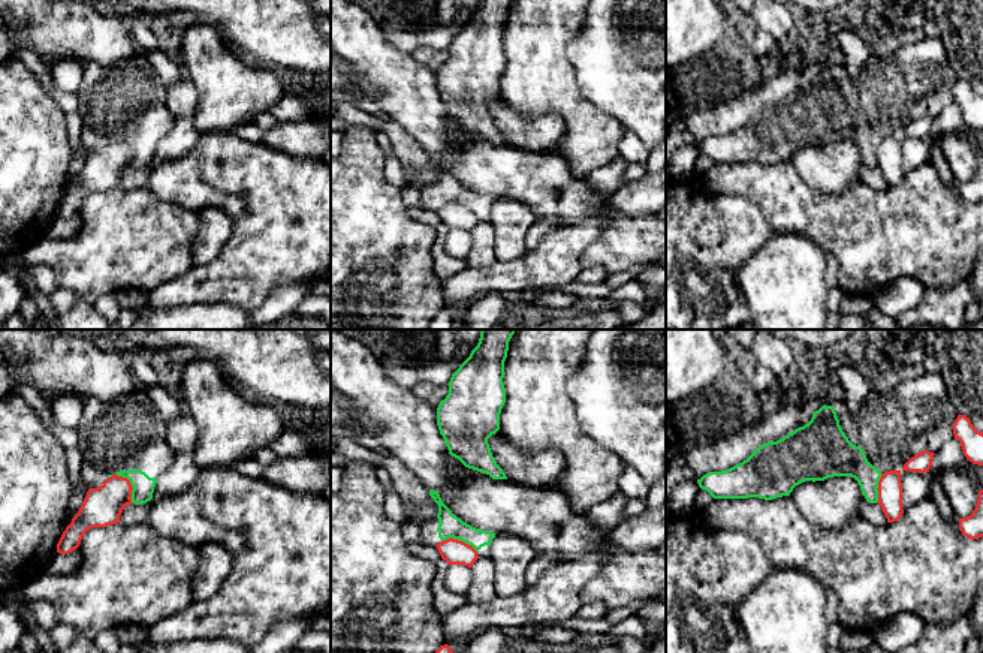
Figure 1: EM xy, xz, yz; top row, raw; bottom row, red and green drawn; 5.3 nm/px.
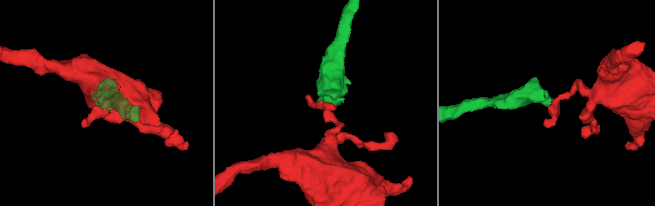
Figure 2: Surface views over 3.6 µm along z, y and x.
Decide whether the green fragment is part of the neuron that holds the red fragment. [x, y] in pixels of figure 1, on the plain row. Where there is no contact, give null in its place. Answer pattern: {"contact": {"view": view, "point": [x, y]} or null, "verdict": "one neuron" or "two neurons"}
{"contact": {"view": "xy", "point": [129, 146]}, "verdict": "two neurons"}

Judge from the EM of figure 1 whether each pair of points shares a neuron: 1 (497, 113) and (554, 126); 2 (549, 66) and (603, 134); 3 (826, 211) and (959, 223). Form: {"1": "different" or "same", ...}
{"1": "same", "2": "same", "3": "same"}

